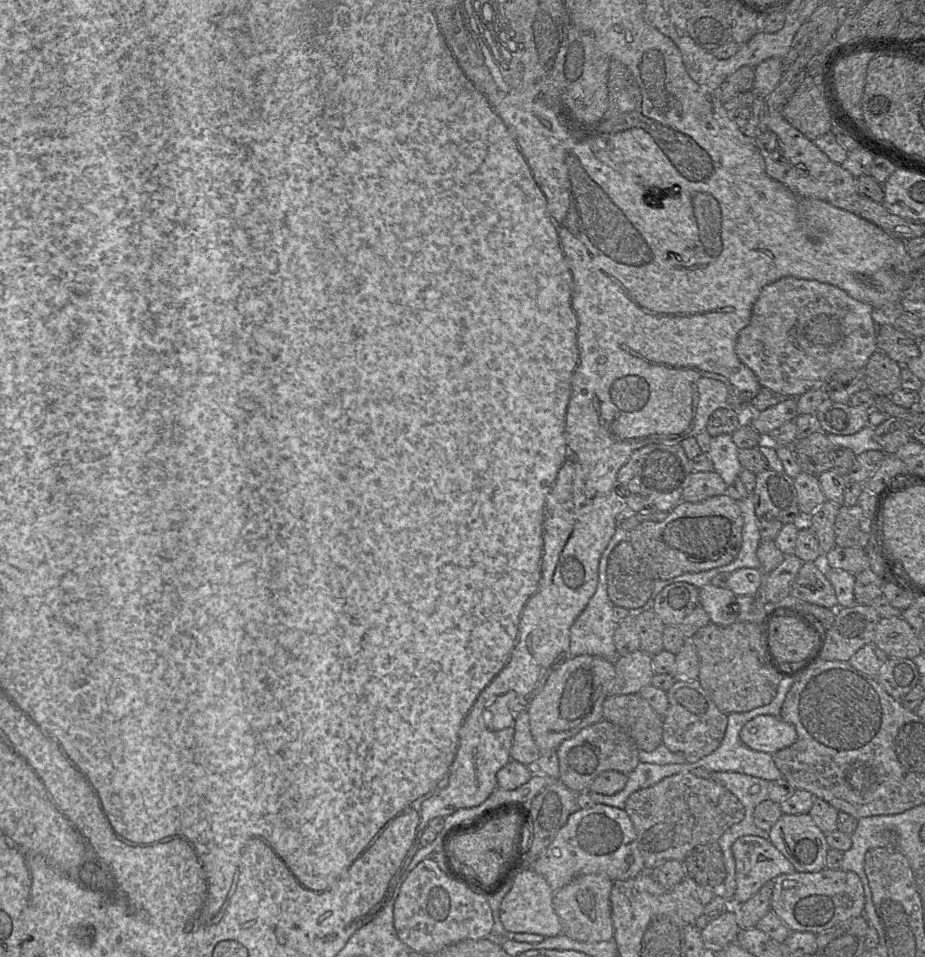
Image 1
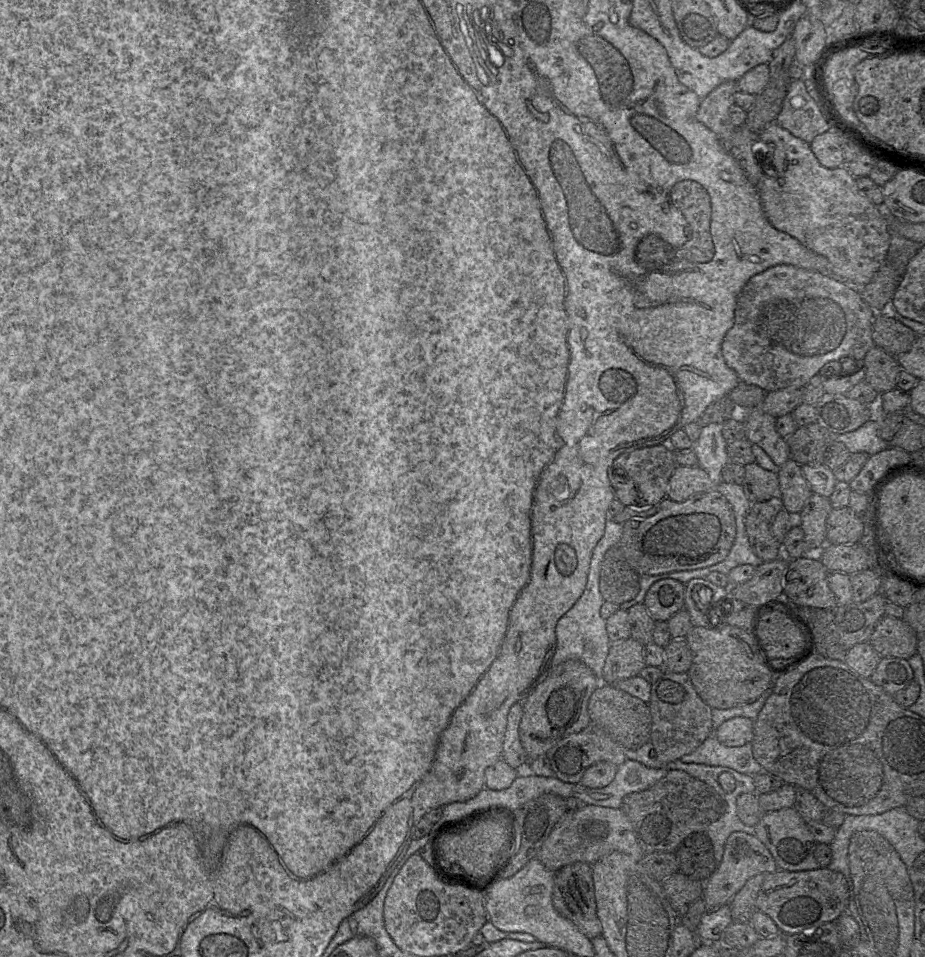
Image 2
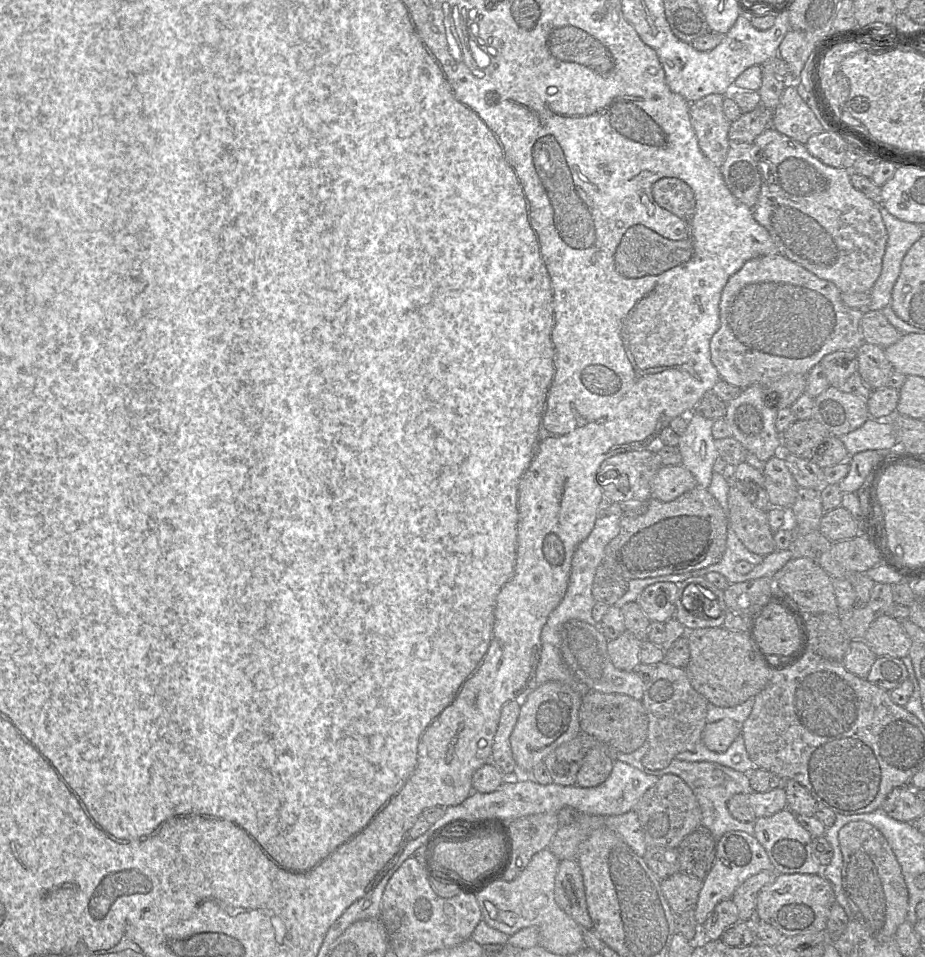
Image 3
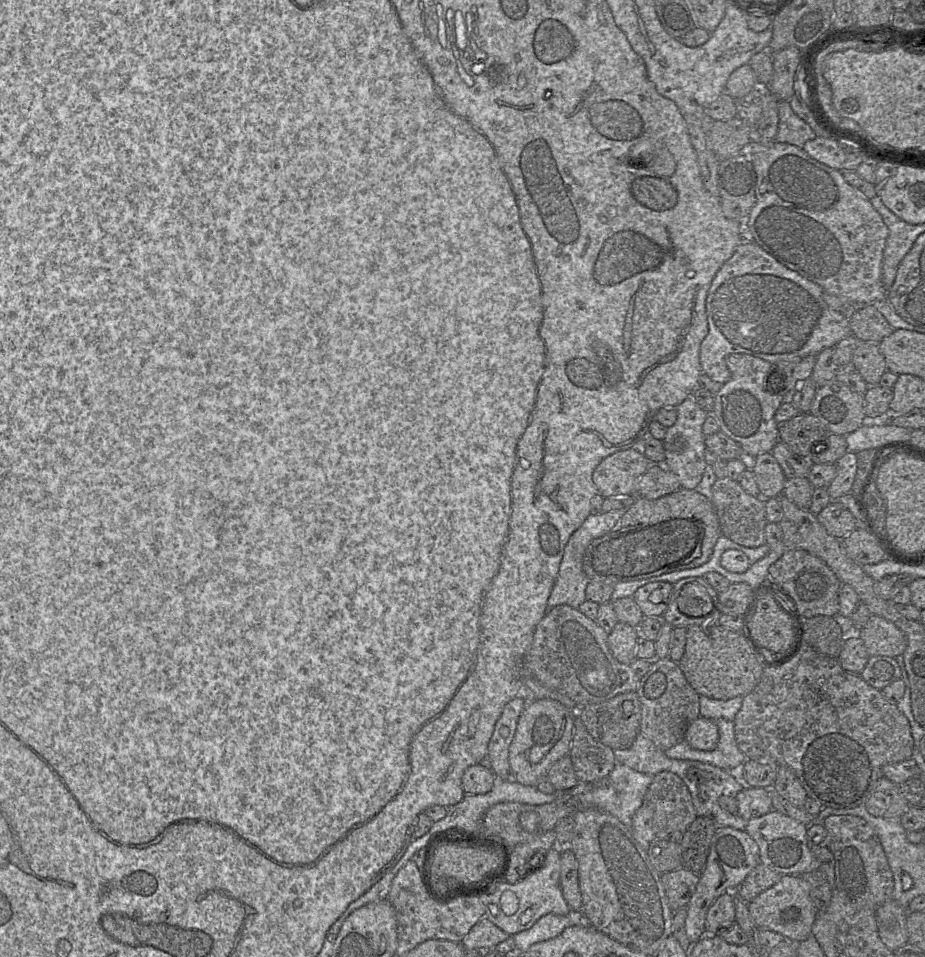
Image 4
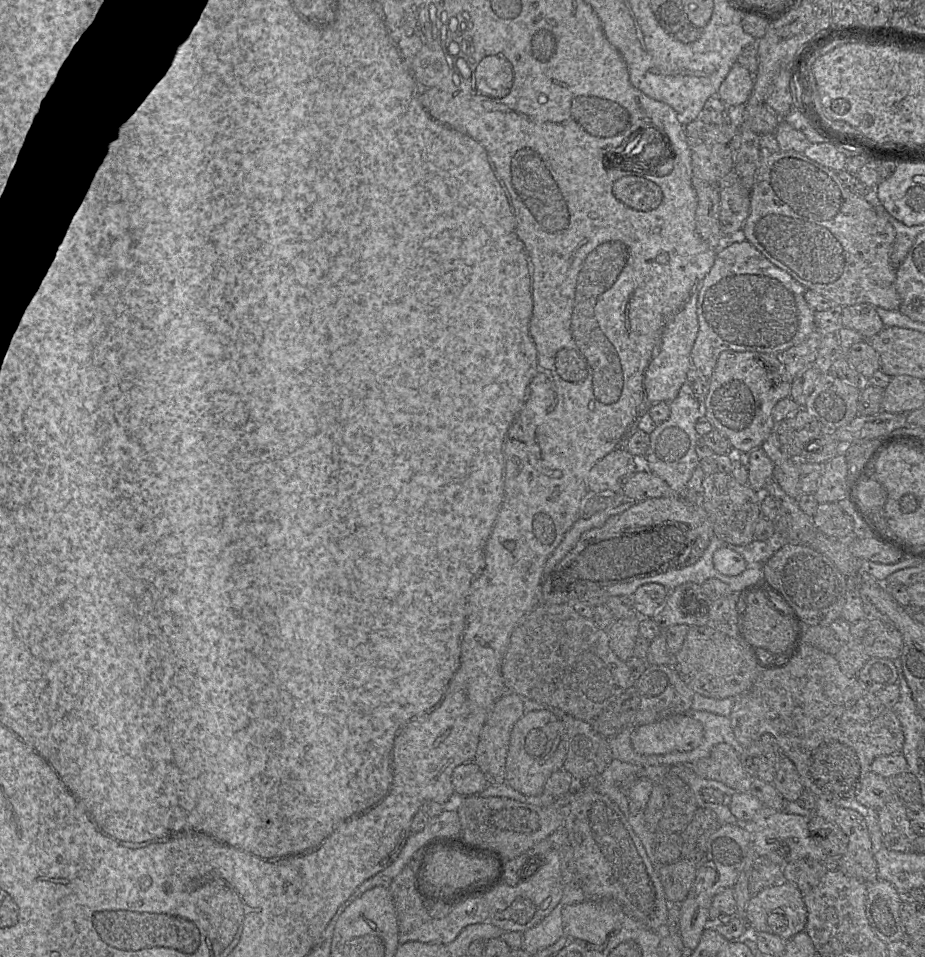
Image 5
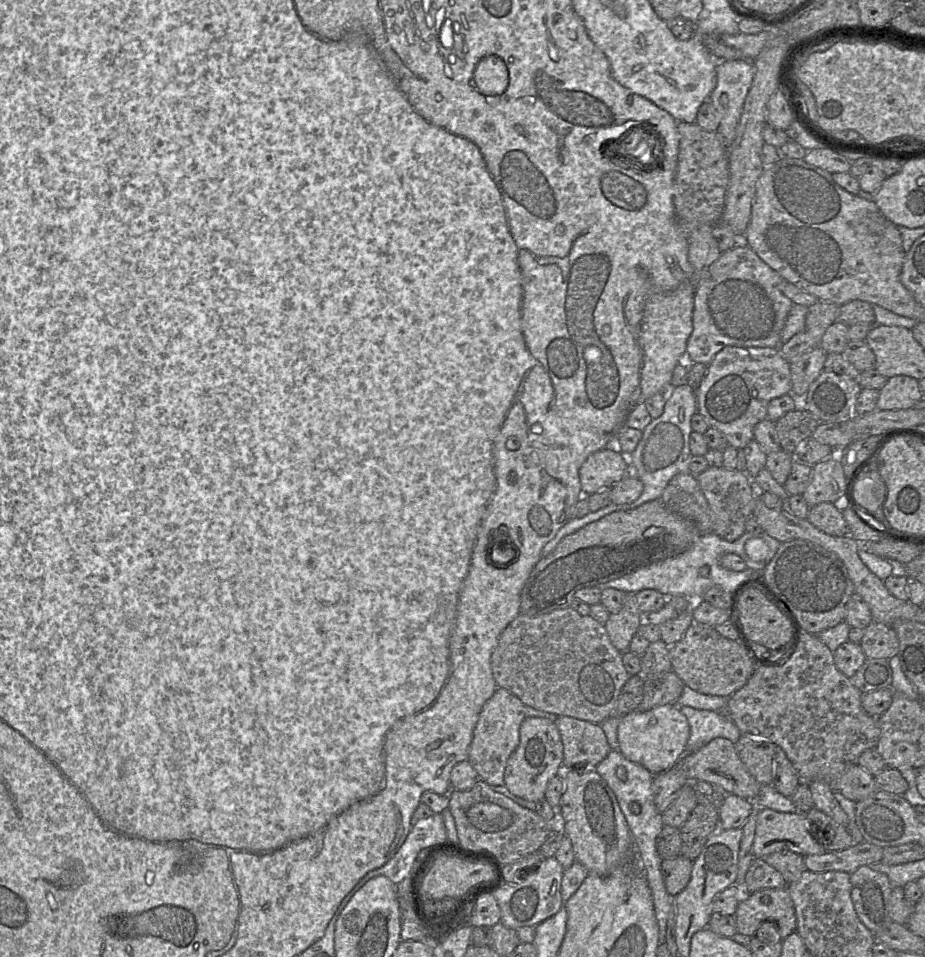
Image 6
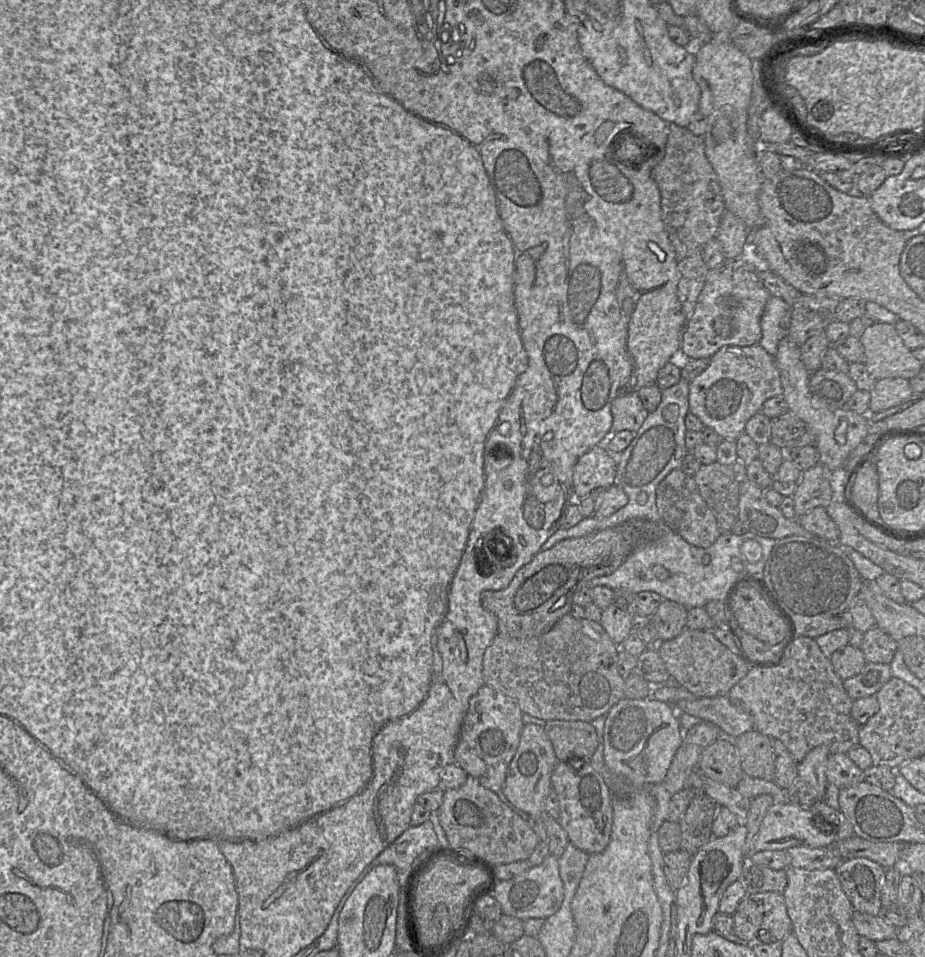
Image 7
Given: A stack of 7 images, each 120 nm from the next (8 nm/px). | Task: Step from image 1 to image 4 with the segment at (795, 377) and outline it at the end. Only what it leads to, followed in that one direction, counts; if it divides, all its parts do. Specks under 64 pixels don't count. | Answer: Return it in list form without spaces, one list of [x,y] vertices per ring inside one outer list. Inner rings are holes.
[[[753,241],[743,242],[718,270],[708,290],[706,314],[709,330],[699,352],[703,373],[713,381],[725,384],[731,379],[726,365],[726,357],[730,354],[749,354],[778,363],[817,356],[825,348],[835,347],[851,335],[848,315],[830,308],[823,300],[823,292],[819,285],[779,263]]]

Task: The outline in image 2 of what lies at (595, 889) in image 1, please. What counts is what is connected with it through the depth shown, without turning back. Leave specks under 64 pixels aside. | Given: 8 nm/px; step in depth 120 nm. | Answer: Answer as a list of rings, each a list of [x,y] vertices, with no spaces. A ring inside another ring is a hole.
[[[576,862],[555,873],[553,905],[589,939],[602,936],[597,916],[592,865]]]

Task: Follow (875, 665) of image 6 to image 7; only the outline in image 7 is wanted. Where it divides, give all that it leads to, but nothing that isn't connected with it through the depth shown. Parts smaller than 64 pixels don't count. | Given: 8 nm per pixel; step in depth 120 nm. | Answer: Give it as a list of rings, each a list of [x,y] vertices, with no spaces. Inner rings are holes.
[[[866,663],[859,674],[843,680],[843,687],[851,699],[857,700],[875,695],[891,677],[889,664]]]

